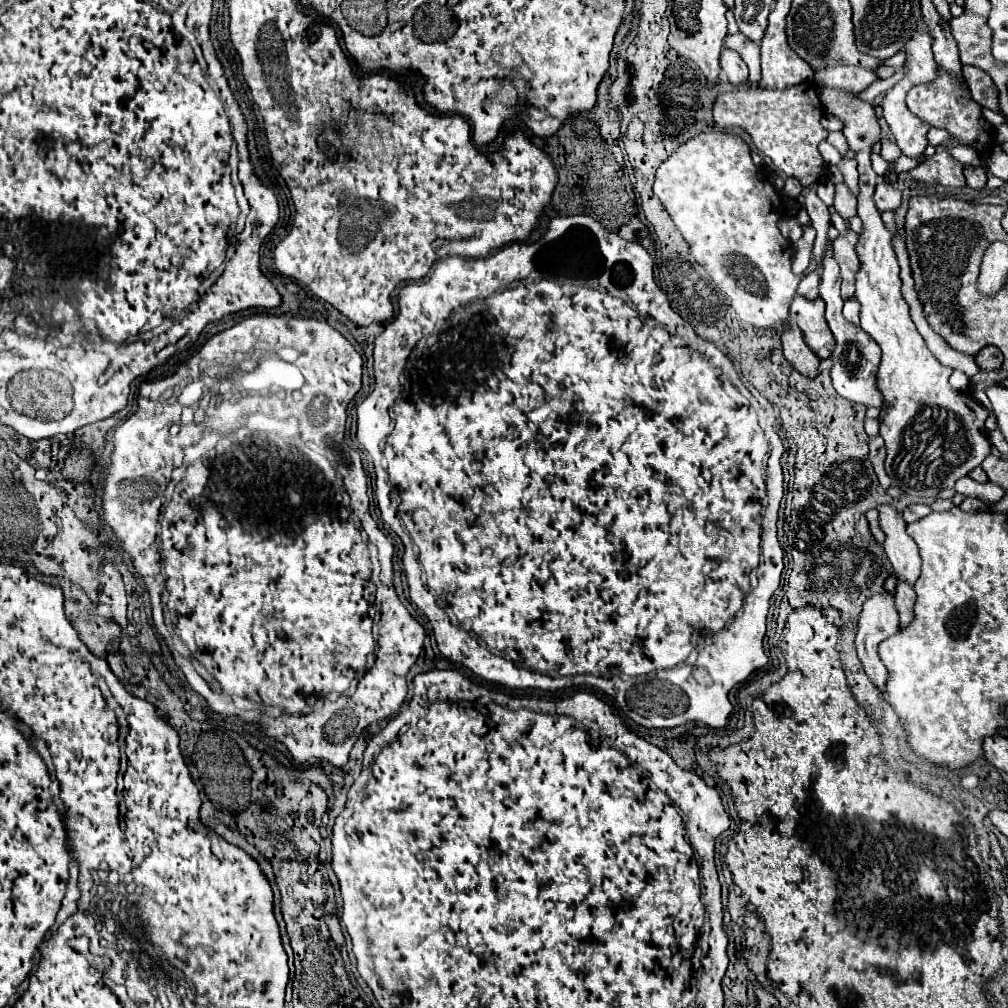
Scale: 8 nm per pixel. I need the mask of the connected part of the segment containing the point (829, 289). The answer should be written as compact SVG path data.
M831 226L829 228L829 244L827 244L827 250L825 250L825 260L823 260L823 272L821 272L821 286L819 286L819 292L821 292L821 298L825 300L827 308L825 308L825 318L827 318L827 324L835 336L835 350L831 354L831 358L835 360L835 366L831 370L831 378L833 378L833 388L835 392L849 400L849 402L855 402L855 404L863 404L863 406L875 406L875 408L883 408L885 400L881 398L881 394L877 392L877 364L881 362L881 348L877 348L875 340L865 334L859 326L851 324L849 320L845 320L845 316L841 314L841 308L843 308L843 298L841 298L841 292L839 292L839 286L841 286L841 276L839 276L839 264L835 262L833 258L833 250L831 250L831 244L833 240L839 236L839 232Z

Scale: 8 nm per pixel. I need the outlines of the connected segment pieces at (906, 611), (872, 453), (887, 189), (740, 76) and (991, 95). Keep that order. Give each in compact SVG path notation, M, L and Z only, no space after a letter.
M899 582L897 592L895 592L895 608L899 612L901 628L909 626L909 622L913 620L913 606L915 606L915 590L909 584Z
M875 436L869 440L869 460L875 468L875 474L879 478L879 484L883 490L887 490L891 486L891 478L887 476L885 472L885 444L883 444L883 438L881 436Z
M879 182L875 188L875 204L881 212L895 210L901 204L901 192L887 182Z
M723 48L721 50L721 70L723 70L723 76L727 76L727 80L735 86L741 86L743 82L747 82L747 66L745 62L741 60L741 56L737 56L737 52L729 50L729 48Z
M963 66L963 74L967 76L965 80L969 82L971 98L983 108L1001 112L1001 108L997 104L997 88L995 88L993 80L989 80L989 76L983 70L977 70L973 66Z

